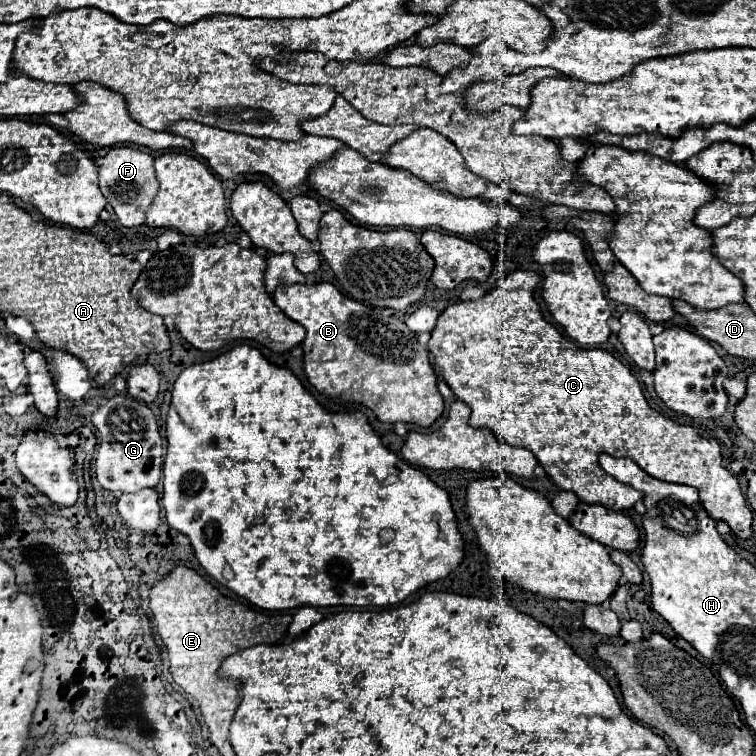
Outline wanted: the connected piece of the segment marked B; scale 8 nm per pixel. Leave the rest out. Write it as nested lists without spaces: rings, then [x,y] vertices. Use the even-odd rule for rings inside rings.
[[[332,283],[316,285],[290,285],[278,287],[274,293],[276,305],[296,323],[306,329],[304,371],[316,391],[338,405],[352,407],[364,405],[374,411],[382,423],[412,423],[418,427],[430,427],[444,413],[444,399],[436,385],[436,373],[428,359],[428,349],[418,343],[414,331],[404,323],[404,315],[394,309],[378,309],[358,303],[342,295]]]

